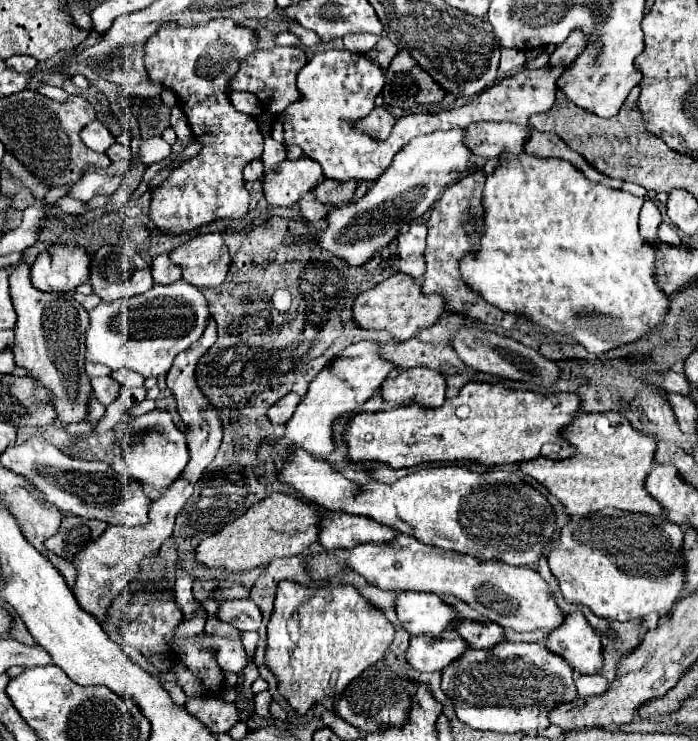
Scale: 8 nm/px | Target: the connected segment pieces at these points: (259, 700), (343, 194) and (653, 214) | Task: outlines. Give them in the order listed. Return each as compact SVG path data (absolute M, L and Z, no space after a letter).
M262 691L256 694L254 698L255 712L260 716L276 721L277 719L274 718L268 710L268 705L272 700L271 694L268 691Z
M323 179L315 189L313 195L327 207L335 207L339 203L351 201L355 191L355 181L347 183L335 183L335 179Z
M647 199L643 209L641 209L641 219L639 219L639 229L643 239L647 239L649 243L657 241L657 225L661 223L661 213L659 207L655 205L655 201Z

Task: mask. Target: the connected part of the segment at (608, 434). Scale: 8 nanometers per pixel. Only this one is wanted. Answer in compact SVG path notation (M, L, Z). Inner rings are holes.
M605 411L579 413L573 423L565 427L563 437L577 447L573 459L551 461L539 457L535 461L525 461L519 467L527 475L541 481L557 499L561 499L565 513L589 515L605 507L651 515L663 513L659 503L655 503L655 499L643 491L647 471L651 471L655 457L655 439L651 439L651 435L641 435L641 431L635 431L619 411Z

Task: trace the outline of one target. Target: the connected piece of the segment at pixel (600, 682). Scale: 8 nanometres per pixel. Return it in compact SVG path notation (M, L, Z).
M577 675L575 677L575 683L577 683L577 691L579 691L579 697L593 697L593 695L603 695L603 691L607 691L609 683L603 675Z

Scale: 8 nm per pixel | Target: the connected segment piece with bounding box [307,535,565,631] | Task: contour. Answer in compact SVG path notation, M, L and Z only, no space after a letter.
M399 535L395 543L359 545L349 551L329 551L313 555L309 561L313 581L335 577L341 569L355 569L369 583L393 591L429 591L437 595L455 595L485 619L513 631L553 631L563 625L565 613L557 607L549 583L531 567L511 567L503 561L481 561L471 555L427 547L409 535Z

